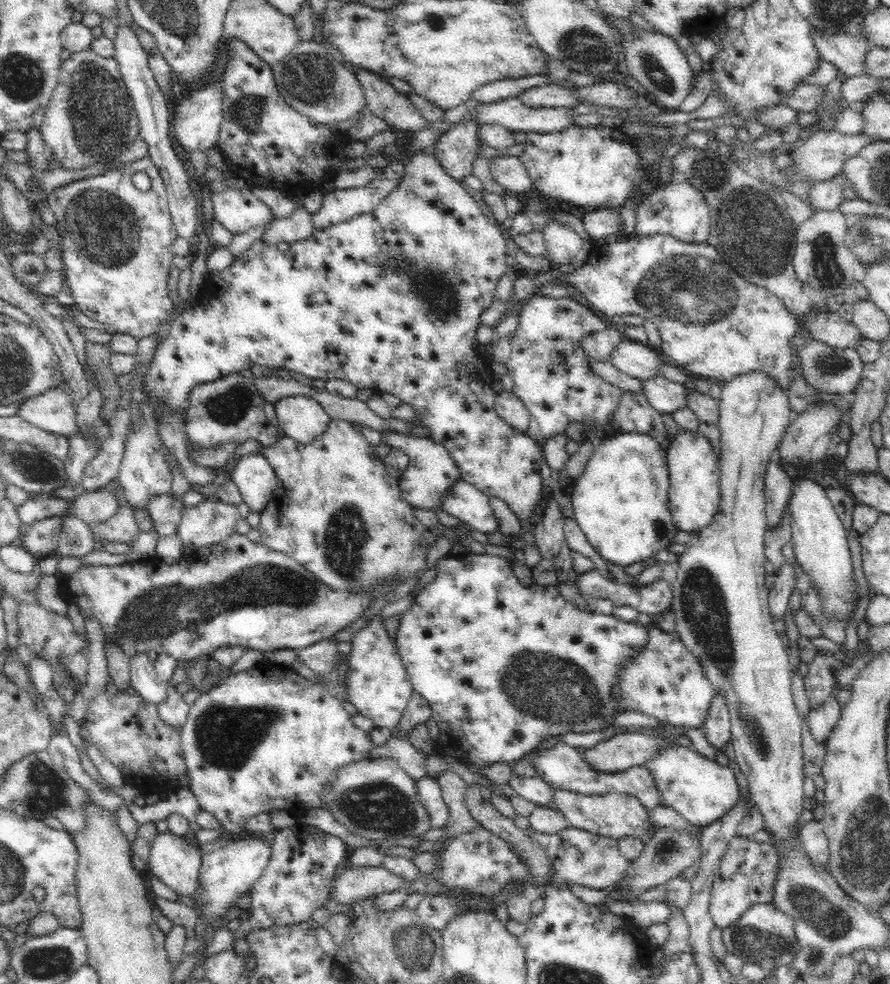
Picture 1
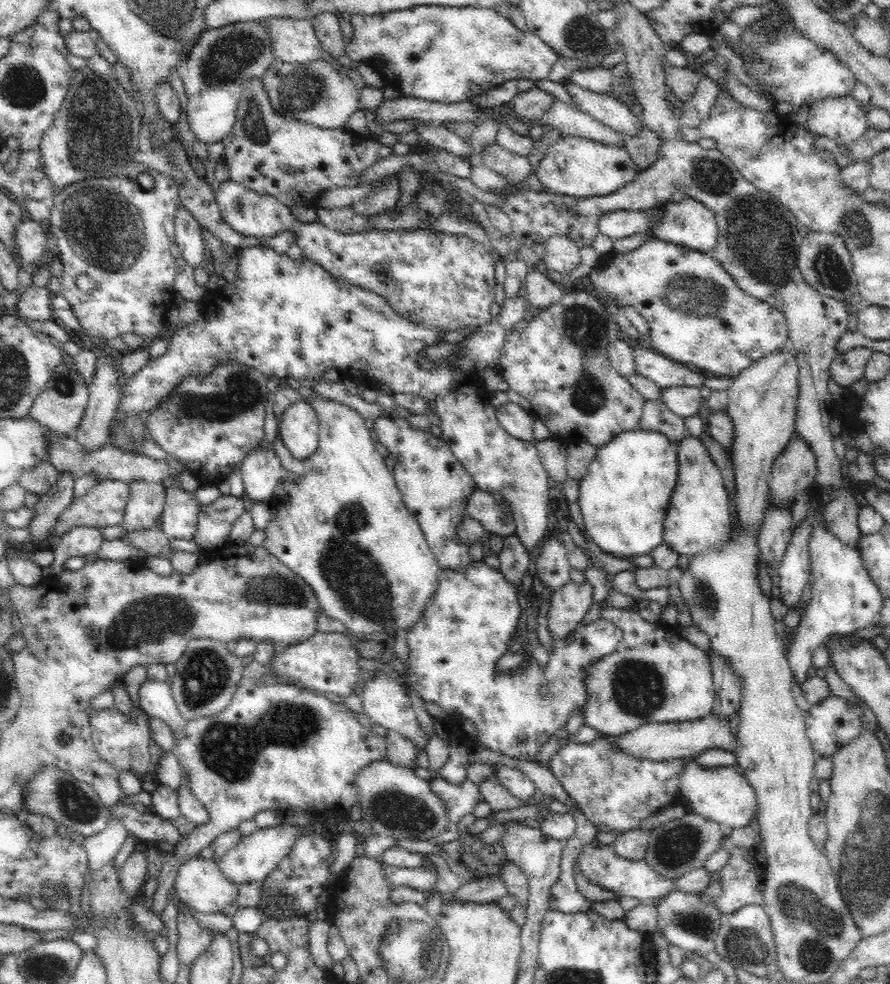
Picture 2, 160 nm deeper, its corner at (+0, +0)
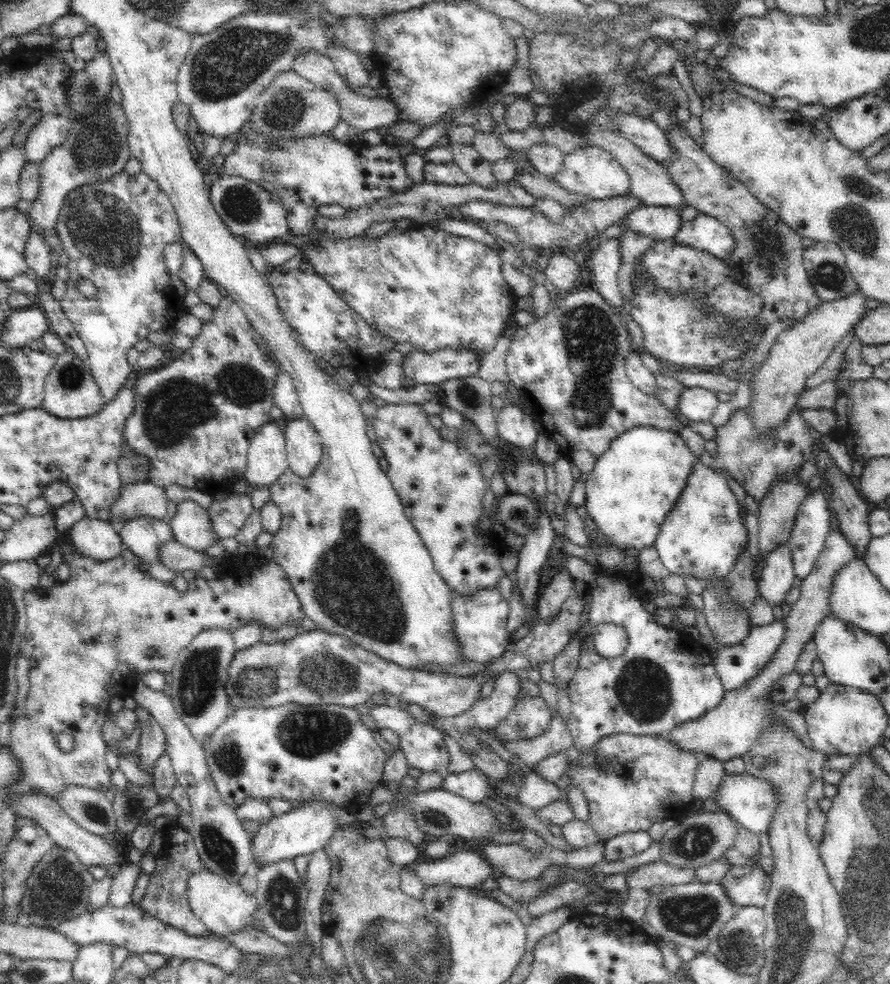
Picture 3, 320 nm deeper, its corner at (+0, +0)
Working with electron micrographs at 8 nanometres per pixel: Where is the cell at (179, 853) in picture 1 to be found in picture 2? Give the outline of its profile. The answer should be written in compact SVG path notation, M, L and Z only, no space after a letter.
M197 857L180 866L175 878L175 887L182 903L205 915L224 913L228 905L236 905L238 896L238 885L224 876L224 873L218 869L218 864L213 860L202 860Z

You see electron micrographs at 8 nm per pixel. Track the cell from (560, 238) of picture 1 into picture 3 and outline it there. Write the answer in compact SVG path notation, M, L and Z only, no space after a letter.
M554 254L546 269L536 271L540 274L541 279L550 280L560 295L564 295L572 290L579 276L580 269L576 263L577 258L571 254Z

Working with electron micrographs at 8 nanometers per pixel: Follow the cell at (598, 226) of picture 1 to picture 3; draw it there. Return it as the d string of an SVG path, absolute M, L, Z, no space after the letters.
M641 205L625 216L626 226L655 240L674 239L683 223L680 215L681 211L671 206Z

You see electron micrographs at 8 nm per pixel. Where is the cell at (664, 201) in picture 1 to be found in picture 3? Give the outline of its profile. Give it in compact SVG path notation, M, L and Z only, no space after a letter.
M702 212L692 222L683 222L675 239L723 261L735 251L735 237L731 230L717 218Z

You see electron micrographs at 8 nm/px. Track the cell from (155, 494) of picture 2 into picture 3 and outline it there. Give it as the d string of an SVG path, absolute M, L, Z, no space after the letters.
M154 517L127 520L119 535L123 544L126 544L128 550L139 560L140 569L144 565L153 567L161 563L159 552L163 544L175 540L168 519Z

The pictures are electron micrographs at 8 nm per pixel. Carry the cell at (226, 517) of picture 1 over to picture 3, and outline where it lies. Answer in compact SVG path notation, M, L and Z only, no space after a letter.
M231 493L230 496L212 501L207 508L212 528L219 538L234 538L246 524L253 510L251 496L247 493Z

